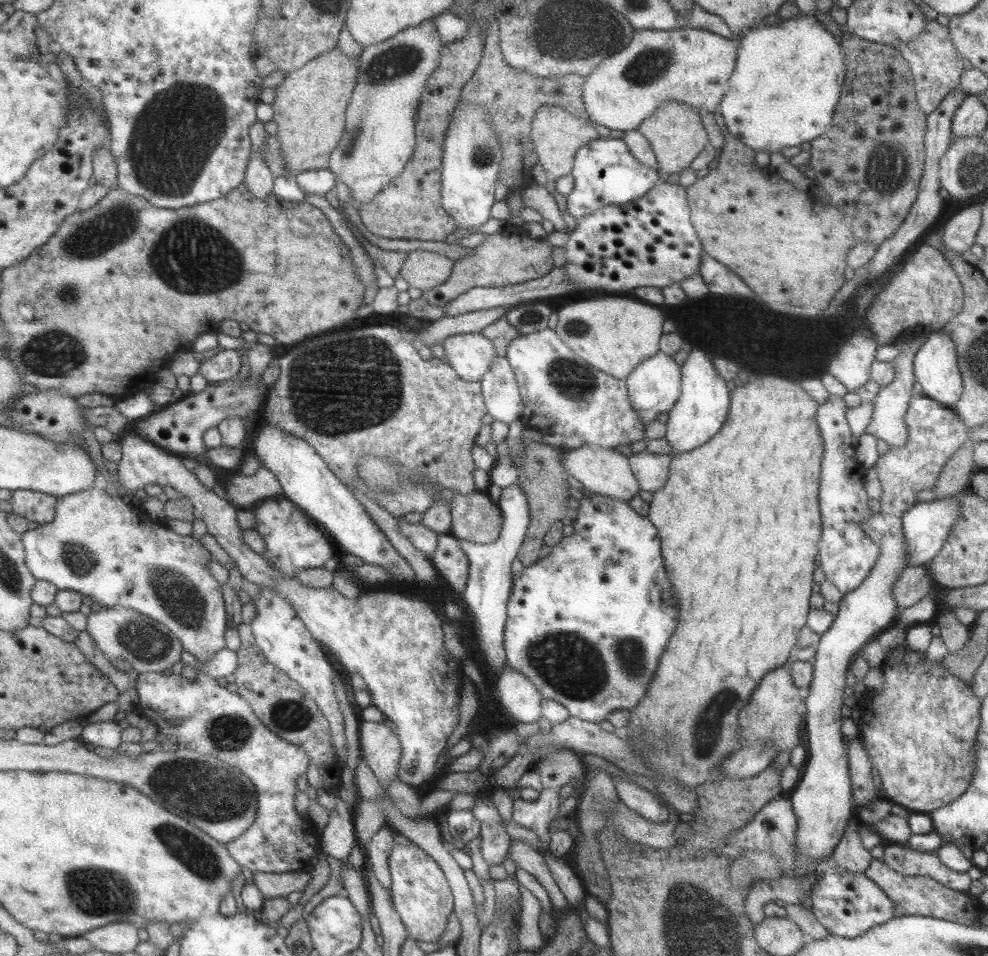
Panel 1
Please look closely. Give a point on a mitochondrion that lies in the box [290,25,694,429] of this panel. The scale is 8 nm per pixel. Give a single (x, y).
(402, 59)

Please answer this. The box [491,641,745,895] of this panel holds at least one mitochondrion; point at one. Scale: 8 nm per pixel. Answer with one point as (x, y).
(706, 733)

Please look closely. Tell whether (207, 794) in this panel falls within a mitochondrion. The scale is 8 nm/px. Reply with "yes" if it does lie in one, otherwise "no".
yes

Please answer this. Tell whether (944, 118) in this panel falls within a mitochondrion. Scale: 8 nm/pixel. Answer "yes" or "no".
no

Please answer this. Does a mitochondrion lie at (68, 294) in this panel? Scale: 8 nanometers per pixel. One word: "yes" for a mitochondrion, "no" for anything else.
yes

